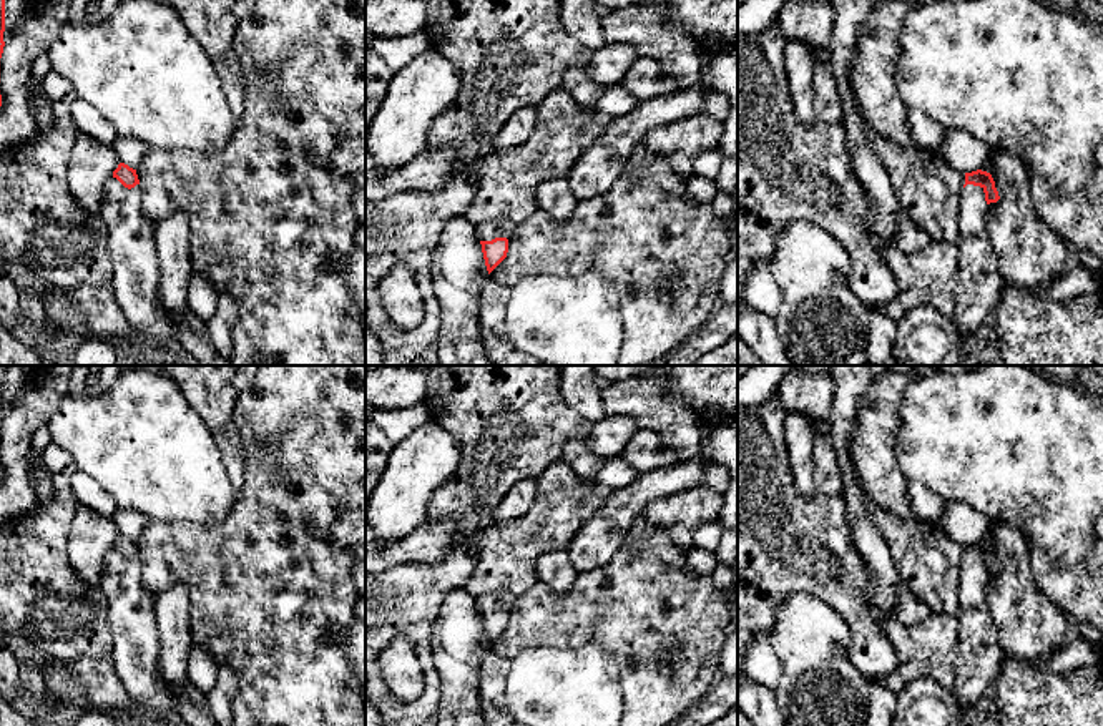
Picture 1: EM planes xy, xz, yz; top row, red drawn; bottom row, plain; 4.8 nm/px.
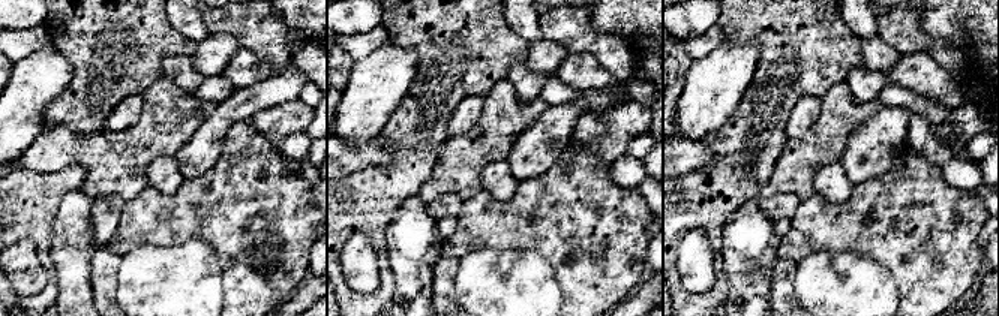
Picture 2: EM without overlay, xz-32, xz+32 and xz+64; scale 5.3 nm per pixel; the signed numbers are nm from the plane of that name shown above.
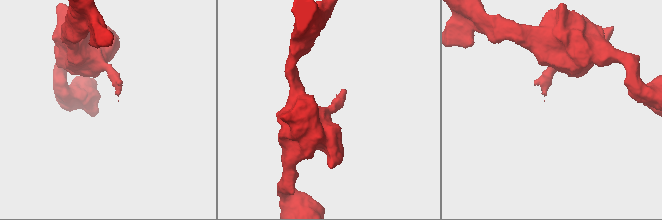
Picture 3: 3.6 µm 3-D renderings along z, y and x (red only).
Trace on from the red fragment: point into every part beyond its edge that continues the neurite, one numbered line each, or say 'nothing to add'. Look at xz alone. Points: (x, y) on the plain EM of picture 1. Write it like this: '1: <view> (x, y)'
1: xz (499, 600)

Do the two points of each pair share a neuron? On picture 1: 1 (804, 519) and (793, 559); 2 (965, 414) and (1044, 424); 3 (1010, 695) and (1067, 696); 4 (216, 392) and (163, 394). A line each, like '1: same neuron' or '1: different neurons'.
1: same neuron
2: same neuron
3: same neuron
4: different neurons

